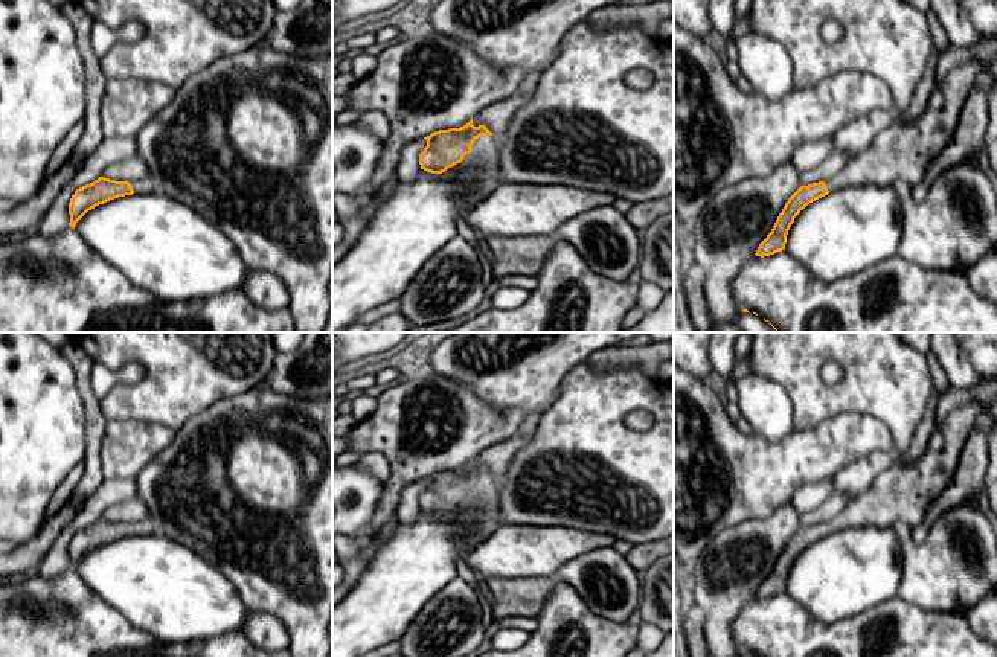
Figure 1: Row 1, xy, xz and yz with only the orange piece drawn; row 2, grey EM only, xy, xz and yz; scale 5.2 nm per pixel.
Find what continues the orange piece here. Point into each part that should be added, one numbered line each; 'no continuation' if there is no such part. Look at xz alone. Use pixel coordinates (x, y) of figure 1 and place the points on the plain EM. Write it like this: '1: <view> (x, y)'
1: xz (482, 505)

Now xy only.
1: xy (147, 526)

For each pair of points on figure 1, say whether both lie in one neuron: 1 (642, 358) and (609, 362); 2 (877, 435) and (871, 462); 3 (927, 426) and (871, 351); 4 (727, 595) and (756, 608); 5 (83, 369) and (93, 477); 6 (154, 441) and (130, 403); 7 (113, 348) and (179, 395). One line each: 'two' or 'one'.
1: one
2: two
3: two
4: two
5: one
6: two
7: one

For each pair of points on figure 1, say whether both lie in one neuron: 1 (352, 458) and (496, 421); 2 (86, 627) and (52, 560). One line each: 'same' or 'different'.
1: different
2: different

